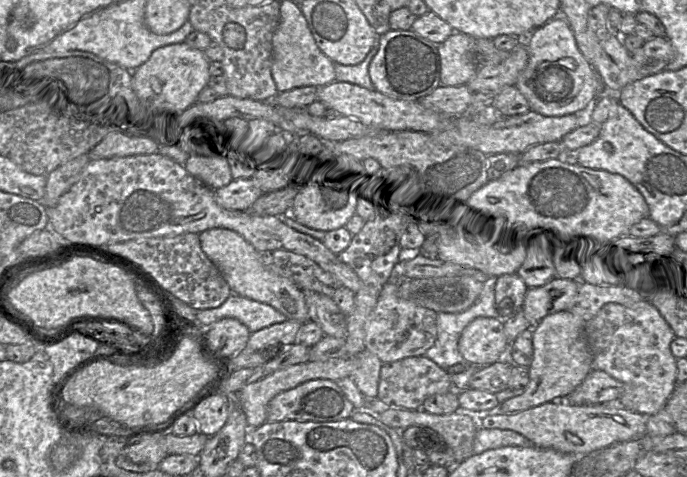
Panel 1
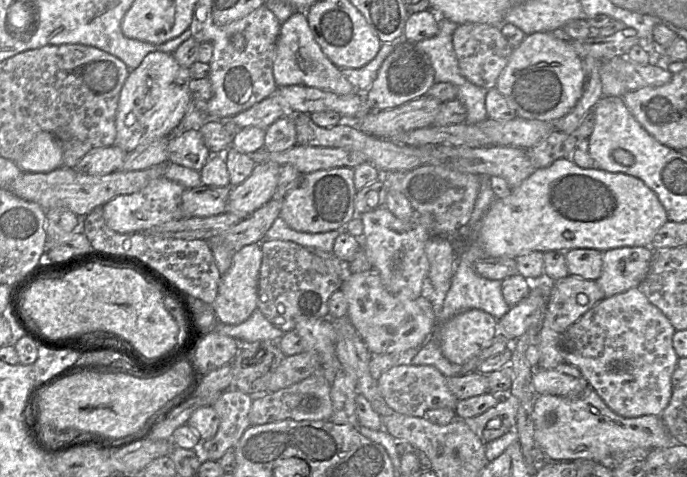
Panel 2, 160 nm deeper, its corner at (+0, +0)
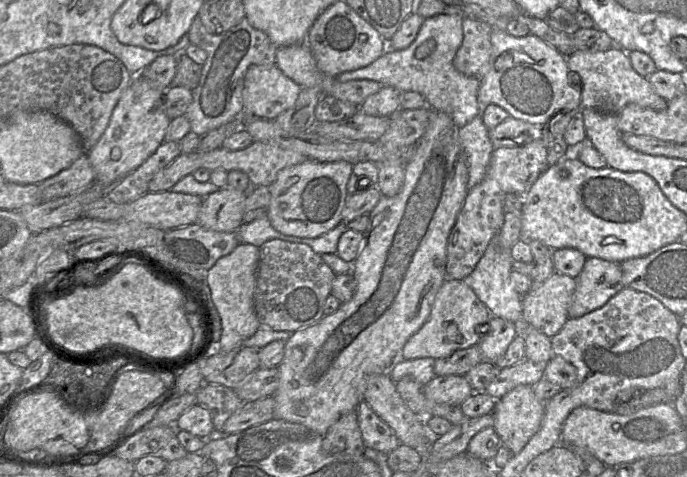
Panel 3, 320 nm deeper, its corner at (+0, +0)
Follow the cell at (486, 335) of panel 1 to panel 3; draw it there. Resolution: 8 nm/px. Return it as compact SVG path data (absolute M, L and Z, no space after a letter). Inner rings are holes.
M446 279L437 291L429 318L414 333L402 349L404 360L431 357L434 359L449 357L457 350L477 345L482 335L478 327L488 324L492 314L475 292L461 280Z

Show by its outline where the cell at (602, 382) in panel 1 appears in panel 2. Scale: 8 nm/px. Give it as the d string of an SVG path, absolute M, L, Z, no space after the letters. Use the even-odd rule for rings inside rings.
M565 362L552 369L536 368L532 381L537 395L575 397L589 386L580 370Z

